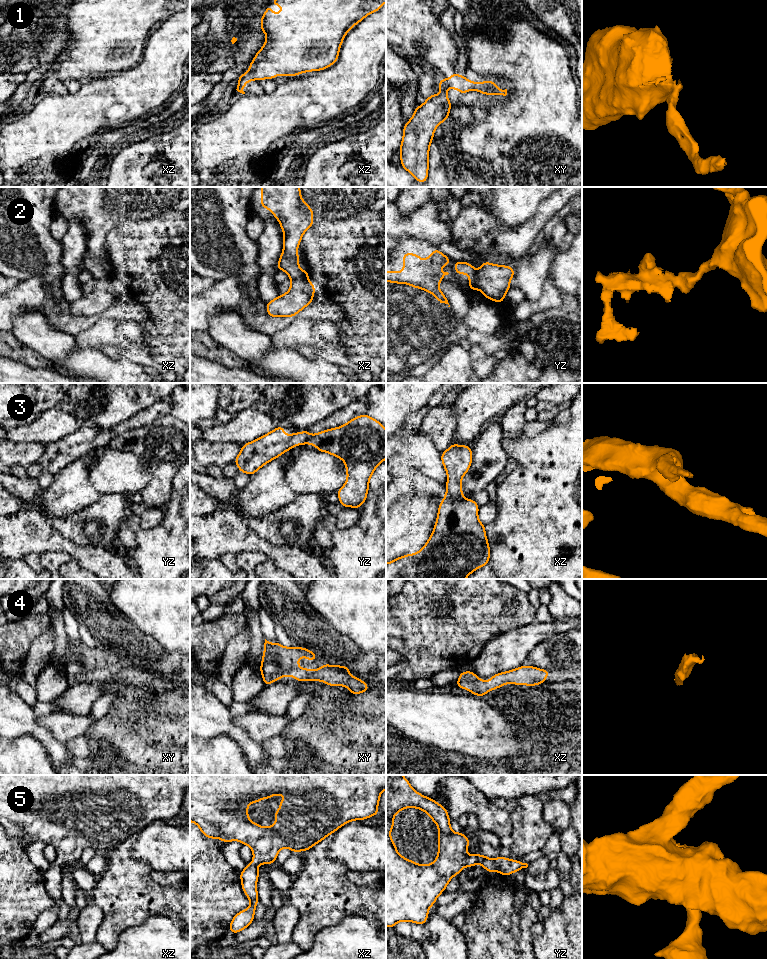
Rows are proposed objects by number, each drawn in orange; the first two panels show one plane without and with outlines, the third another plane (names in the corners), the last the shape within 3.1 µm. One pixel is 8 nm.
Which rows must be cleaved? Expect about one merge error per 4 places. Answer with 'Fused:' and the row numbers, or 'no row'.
Fused: 1, 2, 3

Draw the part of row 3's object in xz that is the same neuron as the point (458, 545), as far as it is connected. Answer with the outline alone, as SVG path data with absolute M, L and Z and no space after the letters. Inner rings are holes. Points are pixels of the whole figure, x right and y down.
M447 491L439 505L433 532L426 544L419 552L386 563L386 579L466 579L472 572L487 565L491 551L485 525L478 519L478 510L479 505L474 500L455 500Z

